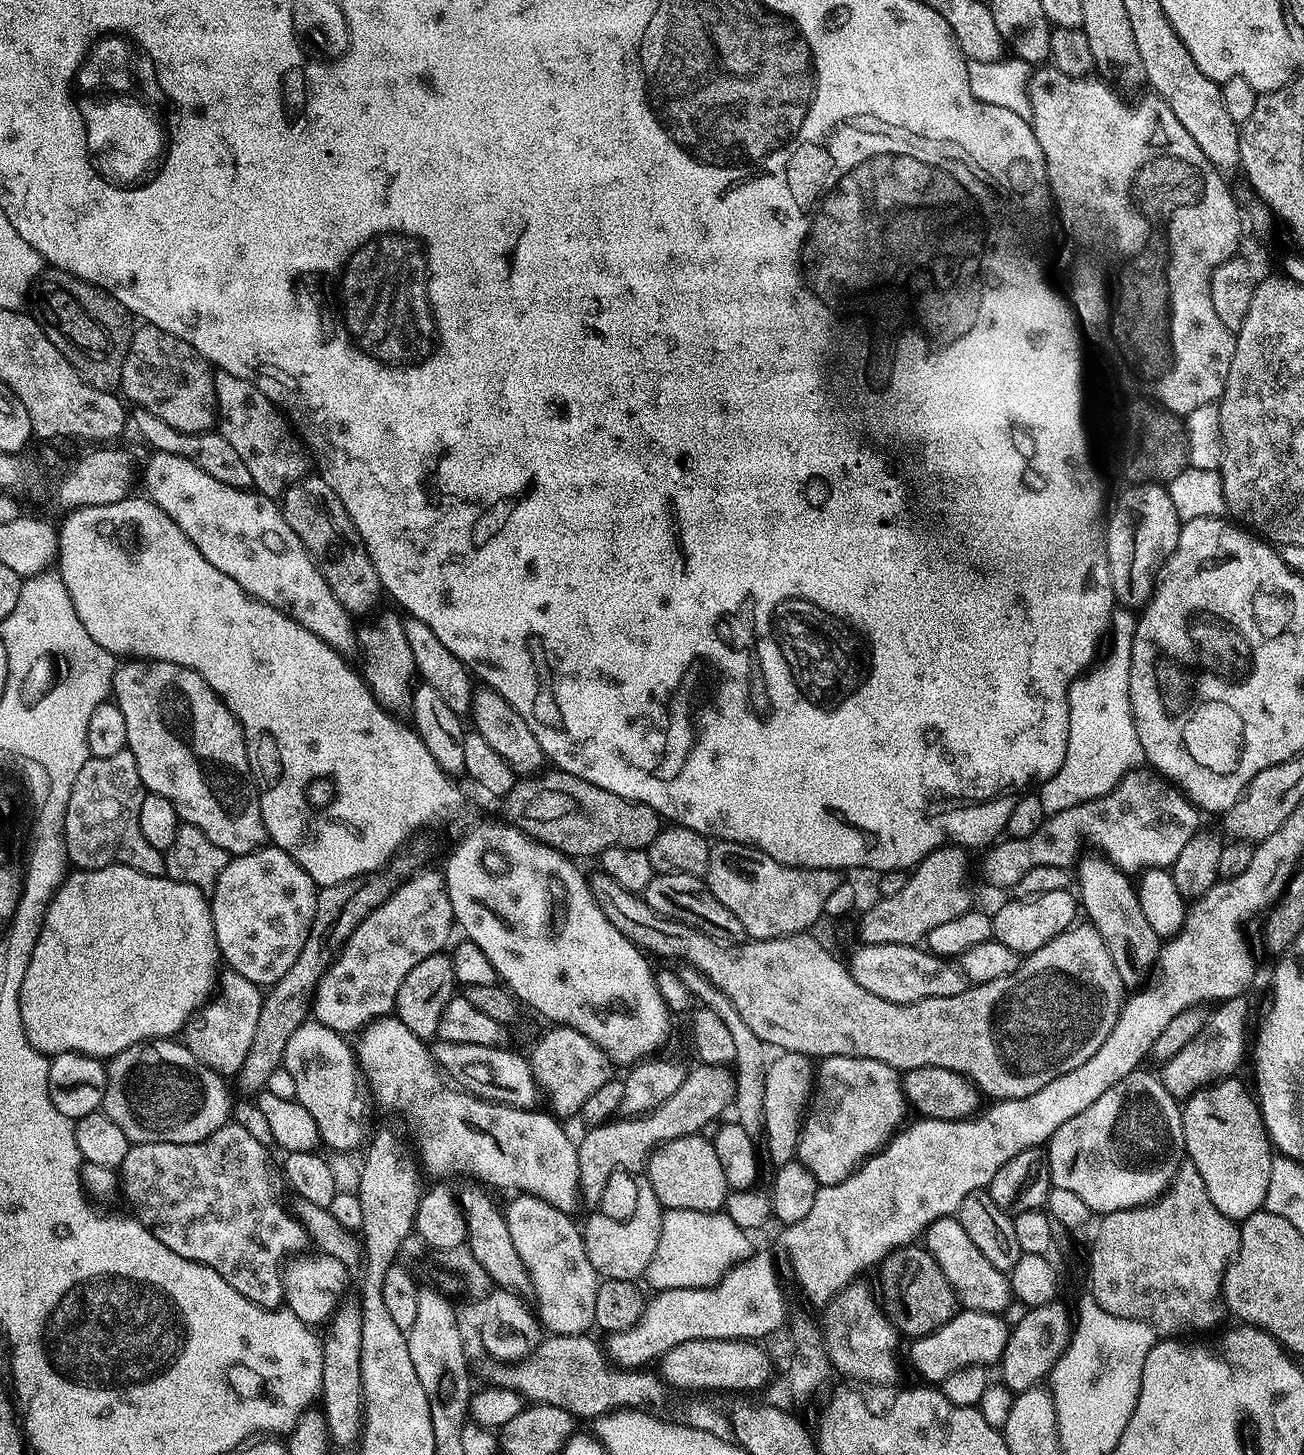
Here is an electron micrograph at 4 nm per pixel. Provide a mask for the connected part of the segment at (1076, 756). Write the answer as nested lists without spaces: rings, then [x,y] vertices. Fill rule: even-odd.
[[[1116,610],[1112,614],[1110,625],[1110,641],[1112,653],[1105,658],[1102,664],[1097,663],[1088,669],[1083,676],[1077,679],[1068,692],[1068,741],[1066,742],[1066,758],[1054,774],[1044,784],[1039,785],[1038,795],[1042,802],[1045,814],[1061,812],[1075,804],[1093,800],[1114,790],[1116,783],[1128,772],[1139,769],[1145,763],[1142,742],[1138,742],[1138,730],[1134,726],[1132,707],[1130,706],[1130,650],[1134,642],[1134,630],[1137,617],[1128,610]]]

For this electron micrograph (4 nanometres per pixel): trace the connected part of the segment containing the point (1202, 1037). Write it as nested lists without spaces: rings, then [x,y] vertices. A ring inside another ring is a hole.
[[[1247,995],[1235,996],[1217,1003],[1216,1009],[1208,1012],[1208,1021],[1202,1030],[1178,1054],[1163,1061],[1162,1079],[1166,1090],[1177,1098],[1193,1096],[1200,1088],[1215,1084],[1218,1080],[1232,1078],[1237,1075],[1240,1063],[1244,1060],[1244,1018],[1248,1014]]]

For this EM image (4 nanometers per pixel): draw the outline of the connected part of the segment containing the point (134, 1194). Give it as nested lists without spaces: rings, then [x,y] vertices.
[[[229,1122],[223,1124],[218,1130],[214,1130],[214,1134],[210,1134],[202,1142],[193,1144],[154,1142],[153,1144],[131,1145],[126,1158],[120,1163],[118,1179],[122,1196],[124,1192],[129,1206],[132,1207],[131,1215],[139,1220],[142,1226],[146,1226],[146,1230],[150,1230],[150,1234],[154,1234],[154,1238],[158,1238],[158,1242],[162,1242],[162,1246],[170,1246],[170,1250],[174,1250],[174,1254],[182,1254],[182,1258],[190,1258],[194,1262],[210,1266],[210,1270],[222,1274],[222,1278],[226,1278],[226,1282],[230,1282],[230,1286],[234,1286],[234,1290],[238,1290],[238,1294],[242,1294],[250,1302],[261,1304],[263,1308],[277,1309],[281,1307],[284,1299],[282,1265],[289,1254],[299,1251],[298,1248],[303,1244],[307,1245],[309,1239],[304,1228],[297,1223],[295,1217],[289,1215],[285,1207],[283,1210],[279,1202],[276,1201],[275,1194],[272,1193],[272,1176],[268,1173],[268,1151],[269,1149],[262,1142],[257,1142],[248,1131],[242,1130],[242,1126],[238,1126],[235,1122]]]

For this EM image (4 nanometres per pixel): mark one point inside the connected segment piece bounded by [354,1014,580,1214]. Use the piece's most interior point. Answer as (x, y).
(529, 1150)

